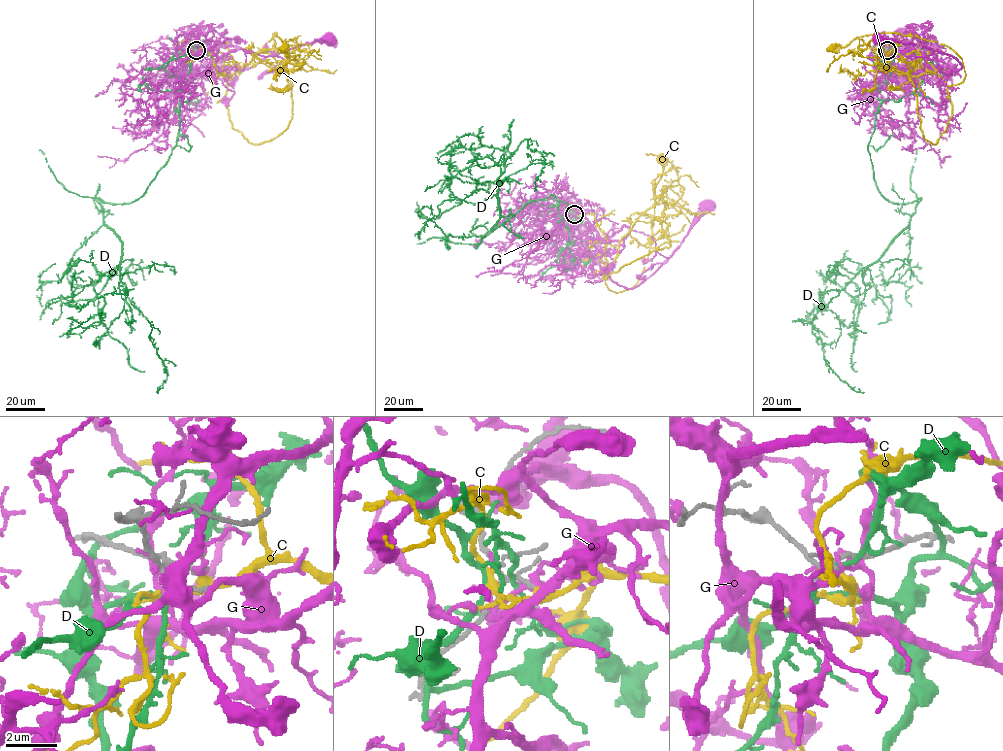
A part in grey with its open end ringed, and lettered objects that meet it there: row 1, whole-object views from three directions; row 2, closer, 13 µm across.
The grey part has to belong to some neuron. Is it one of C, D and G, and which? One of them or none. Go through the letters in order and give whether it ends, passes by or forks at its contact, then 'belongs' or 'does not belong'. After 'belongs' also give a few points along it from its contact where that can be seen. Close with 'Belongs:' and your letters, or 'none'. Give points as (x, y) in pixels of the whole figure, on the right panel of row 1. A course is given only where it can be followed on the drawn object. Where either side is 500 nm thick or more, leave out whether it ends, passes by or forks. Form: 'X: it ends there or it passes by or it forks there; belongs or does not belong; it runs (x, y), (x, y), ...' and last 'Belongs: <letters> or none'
C: it passes by; belongs; it runs (887, 49), (893, 72), (964, 80), (955, 53), (916, 36), (874, 33), (832, 48)
D: it passes by; does not belong
G: it passes by; does not belong
Belongs: C

